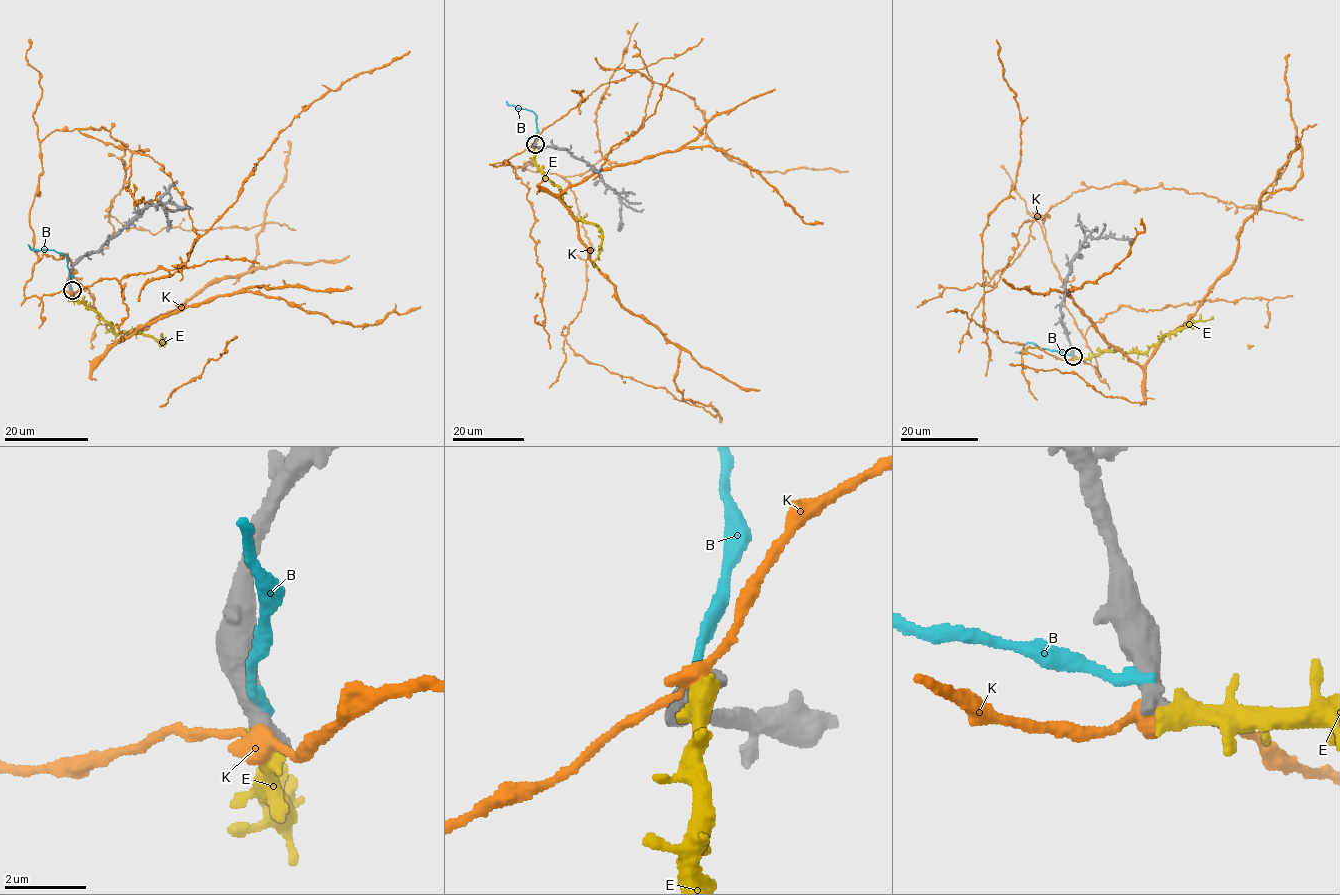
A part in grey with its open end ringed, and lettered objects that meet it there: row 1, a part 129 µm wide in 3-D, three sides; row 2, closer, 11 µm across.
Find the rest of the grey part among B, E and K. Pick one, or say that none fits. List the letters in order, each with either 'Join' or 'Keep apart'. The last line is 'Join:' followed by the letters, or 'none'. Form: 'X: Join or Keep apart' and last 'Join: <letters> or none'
B: Keep apart
E: Keep apart
K: Keep apart
Join: none

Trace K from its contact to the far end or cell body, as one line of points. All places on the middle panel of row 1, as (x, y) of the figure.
K: (535, 144), (494, 167), (570, 185), (566, 342), (688, 404), (560, 195), (711, 146), (823, 223)

